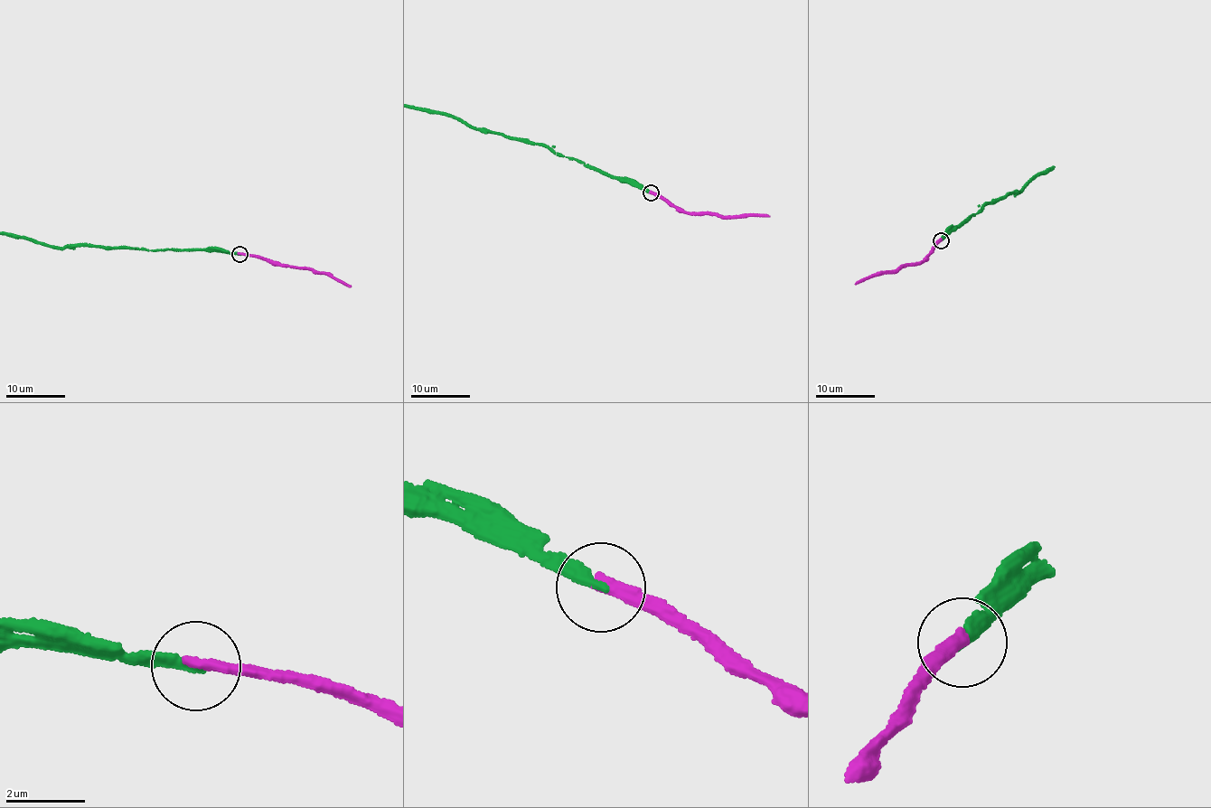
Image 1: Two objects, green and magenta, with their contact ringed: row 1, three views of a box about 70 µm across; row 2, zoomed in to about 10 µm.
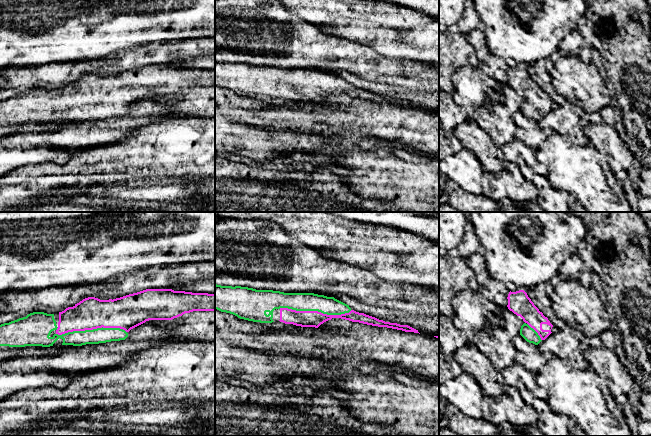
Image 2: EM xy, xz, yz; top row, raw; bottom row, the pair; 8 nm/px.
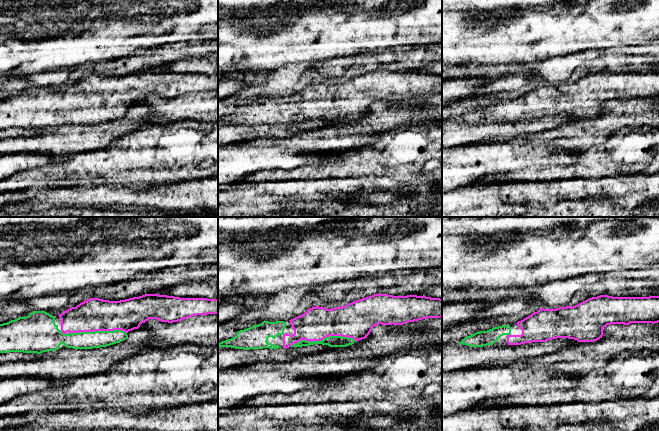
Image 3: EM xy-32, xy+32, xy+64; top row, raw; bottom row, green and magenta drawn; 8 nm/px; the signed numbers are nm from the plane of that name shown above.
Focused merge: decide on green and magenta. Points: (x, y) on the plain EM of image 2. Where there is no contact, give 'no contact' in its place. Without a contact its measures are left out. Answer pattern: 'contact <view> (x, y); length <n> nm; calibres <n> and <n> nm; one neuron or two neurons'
contact xz (315, 86); length 600 nm; calibres 140 and 130 nm; one neuron

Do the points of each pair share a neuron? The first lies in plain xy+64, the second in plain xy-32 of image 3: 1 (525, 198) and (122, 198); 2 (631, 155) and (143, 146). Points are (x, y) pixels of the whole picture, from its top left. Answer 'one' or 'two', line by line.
1: two
2: one

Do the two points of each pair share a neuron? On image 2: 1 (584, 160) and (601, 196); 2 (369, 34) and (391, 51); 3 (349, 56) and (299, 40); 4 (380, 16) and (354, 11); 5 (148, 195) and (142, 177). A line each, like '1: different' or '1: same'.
1: same
2: same
3: same
4: same
5: different

